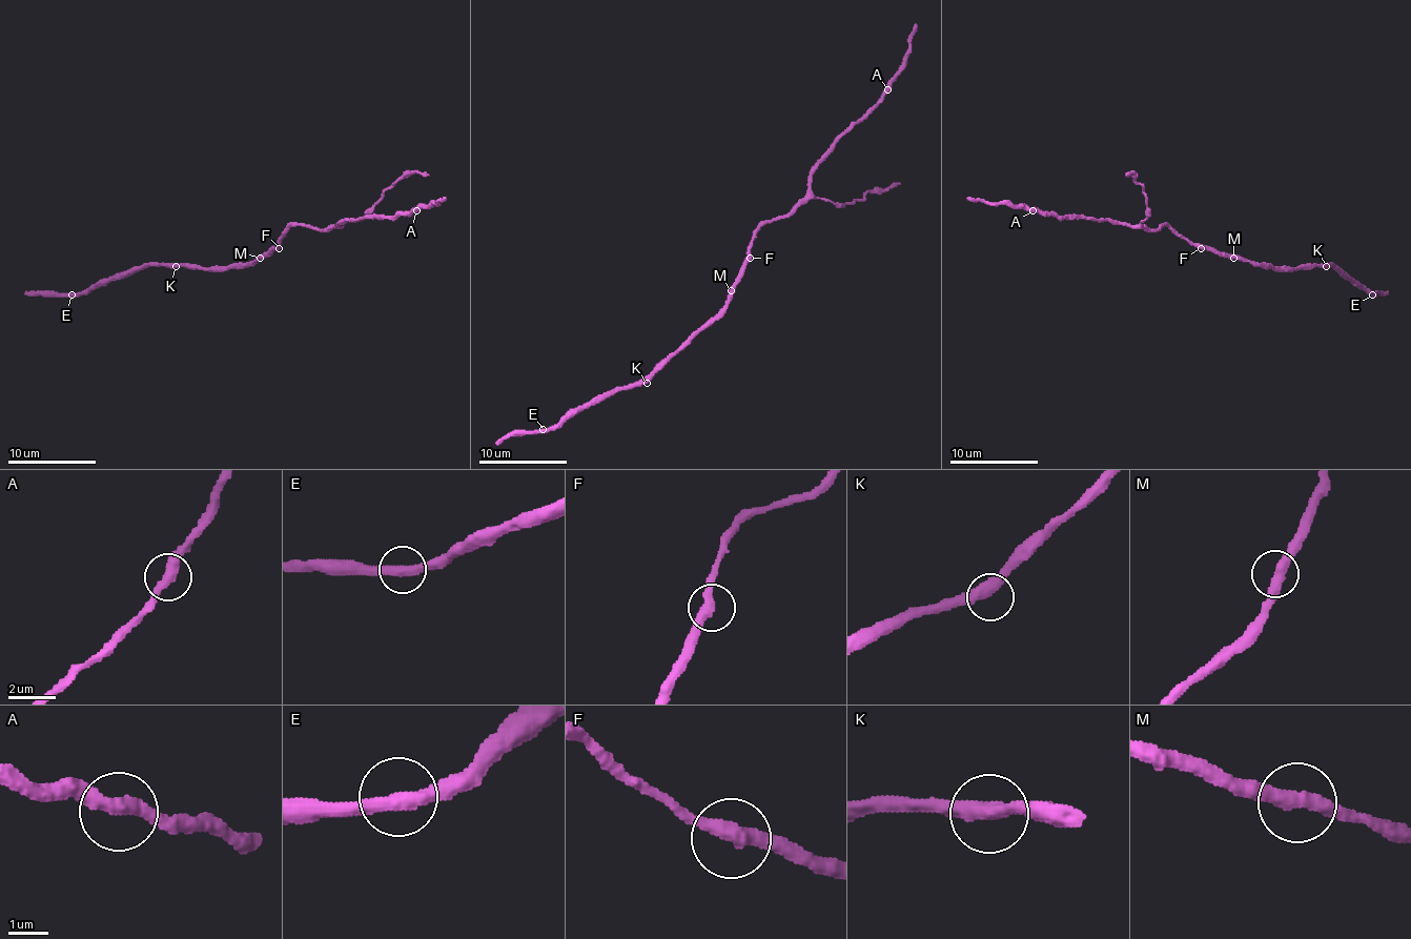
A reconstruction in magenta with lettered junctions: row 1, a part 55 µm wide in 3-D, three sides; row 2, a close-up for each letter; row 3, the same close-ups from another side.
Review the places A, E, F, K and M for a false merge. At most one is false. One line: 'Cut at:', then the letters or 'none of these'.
Cut at: none of these

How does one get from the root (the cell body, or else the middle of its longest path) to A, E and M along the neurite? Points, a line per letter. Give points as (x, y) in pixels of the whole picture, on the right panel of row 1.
A: (1211, 250), (1189, 244), (1167, 224), (1143, 228), (1115, 224), (1107, 220), (1057, 218), (1033, 210)
E: (1211, 250), (1284, 268), (1333, 266), (1372, 294)
M: (1211, 250), (1233, 258)

